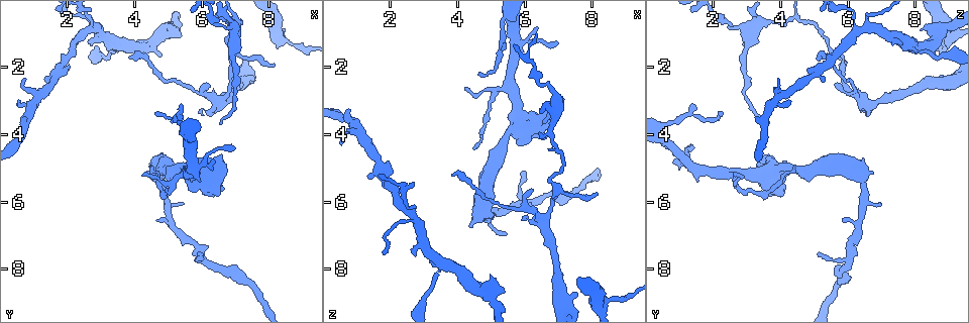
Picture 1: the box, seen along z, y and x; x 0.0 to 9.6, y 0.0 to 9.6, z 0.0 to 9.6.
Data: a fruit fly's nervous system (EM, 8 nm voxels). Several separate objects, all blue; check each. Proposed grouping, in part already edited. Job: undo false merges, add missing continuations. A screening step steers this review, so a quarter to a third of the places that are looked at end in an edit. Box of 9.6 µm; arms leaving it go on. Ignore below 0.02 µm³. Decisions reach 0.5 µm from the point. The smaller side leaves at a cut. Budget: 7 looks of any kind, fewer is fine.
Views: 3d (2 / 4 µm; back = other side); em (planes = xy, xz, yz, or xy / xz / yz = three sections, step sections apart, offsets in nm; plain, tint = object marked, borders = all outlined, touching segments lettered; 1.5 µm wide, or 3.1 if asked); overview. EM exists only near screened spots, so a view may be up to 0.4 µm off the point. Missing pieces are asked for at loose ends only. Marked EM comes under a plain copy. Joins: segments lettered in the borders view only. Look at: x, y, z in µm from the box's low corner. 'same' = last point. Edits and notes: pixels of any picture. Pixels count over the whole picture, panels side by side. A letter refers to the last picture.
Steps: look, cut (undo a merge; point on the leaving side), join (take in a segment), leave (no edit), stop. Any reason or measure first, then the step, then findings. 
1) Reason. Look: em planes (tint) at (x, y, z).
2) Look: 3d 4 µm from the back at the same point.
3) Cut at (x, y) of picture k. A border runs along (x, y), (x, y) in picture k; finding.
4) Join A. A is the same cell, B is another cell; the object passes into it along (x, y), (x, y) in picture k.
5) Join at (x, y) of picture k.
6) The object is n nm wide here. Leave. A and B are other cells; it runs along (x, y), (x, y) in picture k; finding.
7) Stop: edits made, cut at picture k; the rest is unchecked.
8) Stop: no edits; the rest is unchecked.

Branch point. Look: 3d 2 µm from the back at (6.95, 0.80, 3.30).

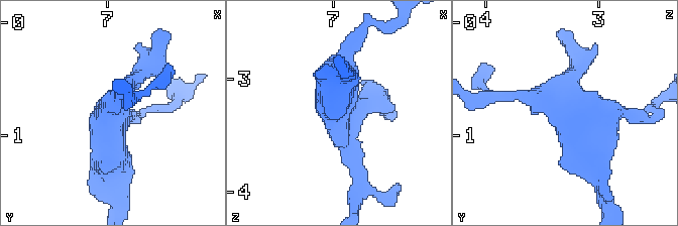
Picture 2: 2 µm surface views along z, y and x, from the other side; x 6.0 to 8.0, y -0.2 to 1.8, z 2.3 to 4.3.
Look: em planes (borders) at (6.98, 0.80, 3.36).

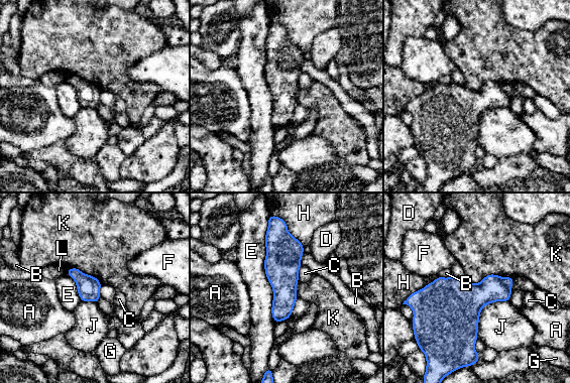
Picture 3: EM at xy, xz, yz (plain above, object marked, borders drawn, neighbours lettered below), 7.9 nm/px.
The object is 140 nm wide here. Leave. A, B, C, D, E, F, G, H, J, K and L are other cells; a border runs along (508, 299), (482, 307), (476, 338) in picture 3; continuous, no second neuron.

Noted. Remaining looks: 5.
Four arms meet. Look: em planes (tint) at (2.60, 0.85, 6.40).

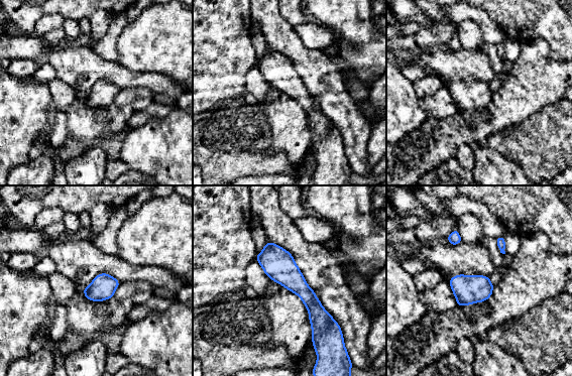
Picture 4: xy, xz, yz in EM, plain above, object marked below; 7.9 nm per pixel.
See the neighbours. Look: em planes (borders) at the same point.

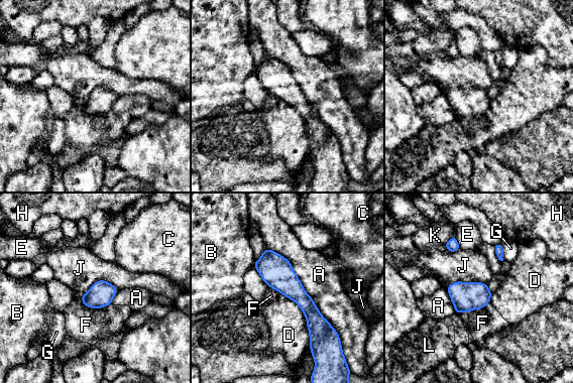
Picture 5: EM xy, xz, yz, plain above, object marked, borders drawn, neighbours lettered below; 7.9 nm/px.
The longest contact is with A, 900 nm. Leave. A, B, C, D, E, F, G, H, J, K and L are other cells; a border runs along (487, 283), (454, 281), (446, 288) in picture 5; one neuron here.

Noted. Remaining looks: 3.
Thick turns thin. Look: 3d 2 µm at (5.15, 0.80, 9.00).

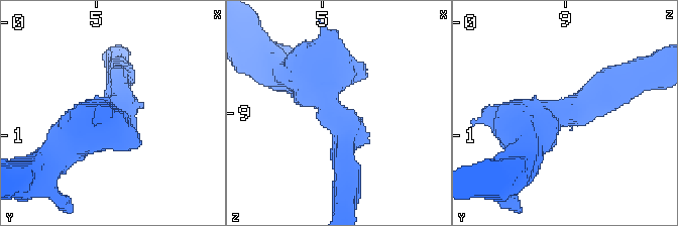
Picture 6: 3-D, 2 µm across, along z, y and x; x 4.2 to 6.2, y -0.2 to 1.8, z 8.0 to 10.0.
Look: em planes (borders) at (5.10, 0.80, 9.00).

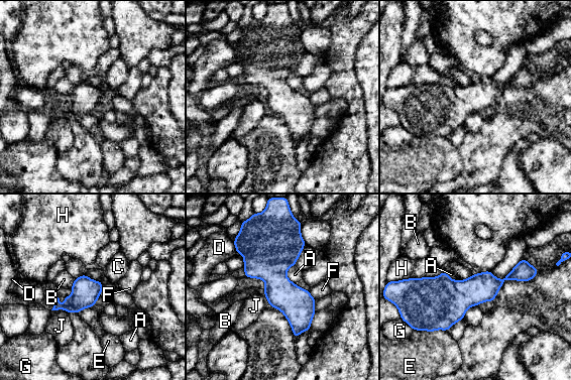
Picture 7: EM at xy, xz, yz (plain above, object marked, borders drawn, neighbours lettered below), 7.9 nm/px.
The object is 220 nm wide here. Leave. A, B, C, D, E, F, G, H and J are other cells; a border runs along (295, 264), (287, 272), (295, 283) in picture 7; all the same neuron.

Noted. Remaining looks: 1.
Stop: no edits; the rest is unchecked.

